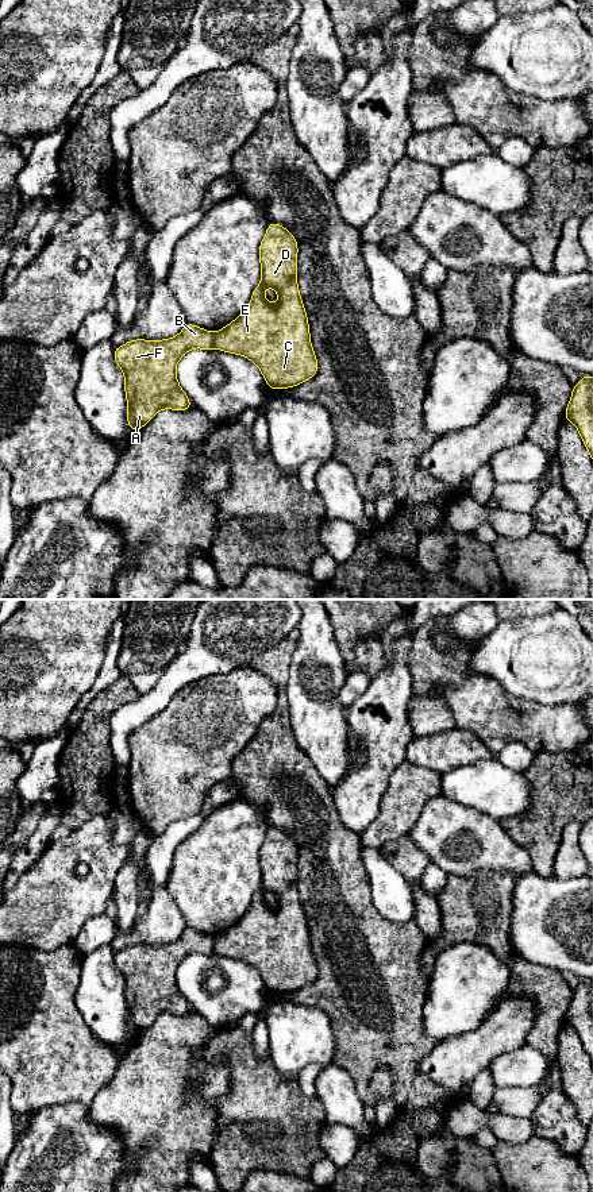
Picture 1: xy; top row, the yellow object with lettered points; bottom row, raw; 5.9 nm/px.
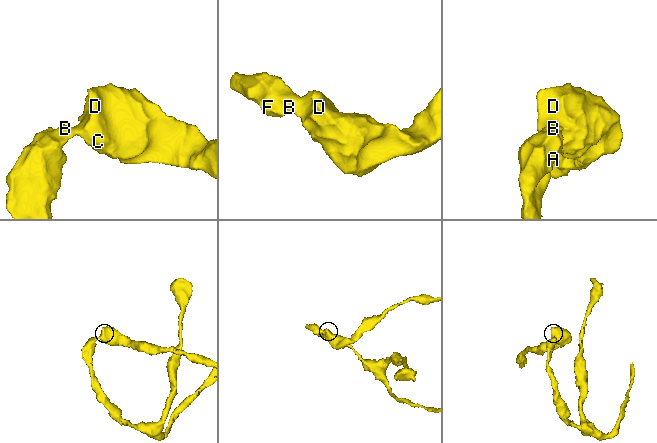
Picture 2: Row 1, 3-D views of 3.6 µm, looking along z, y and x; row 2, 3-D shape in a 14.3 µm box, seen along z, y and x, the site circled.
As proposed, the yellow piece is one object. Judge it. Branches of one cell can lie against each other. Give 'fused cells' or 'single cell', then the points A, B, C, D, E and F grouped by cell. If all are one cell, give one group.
fused cells; A B F / C D E

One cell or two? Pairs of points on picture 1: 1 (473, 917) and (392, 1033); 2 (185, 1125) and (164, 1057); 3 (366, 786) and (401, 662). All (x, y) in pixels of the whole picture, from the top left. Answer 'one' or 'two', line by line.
1: two
2: one
3: one

